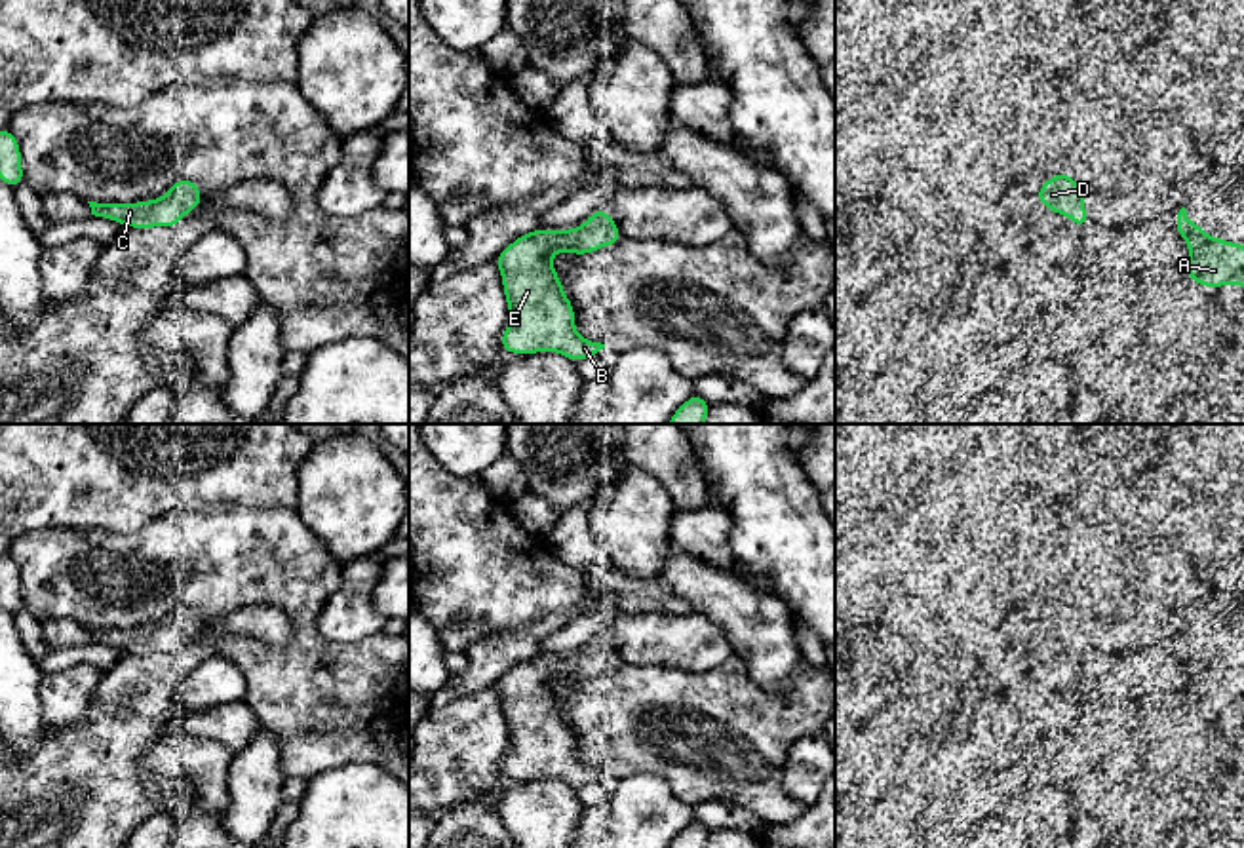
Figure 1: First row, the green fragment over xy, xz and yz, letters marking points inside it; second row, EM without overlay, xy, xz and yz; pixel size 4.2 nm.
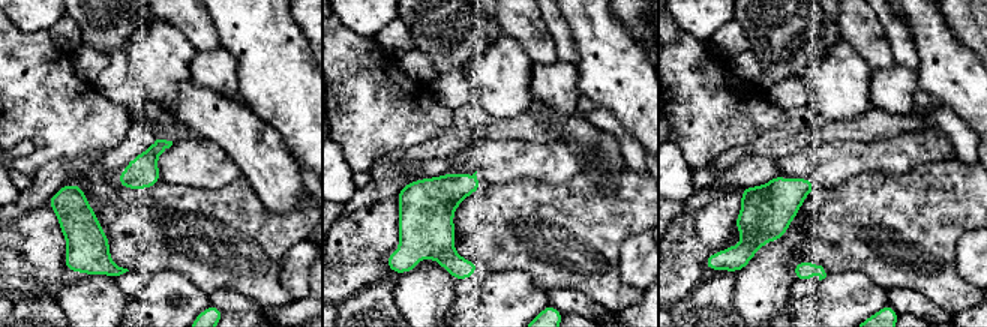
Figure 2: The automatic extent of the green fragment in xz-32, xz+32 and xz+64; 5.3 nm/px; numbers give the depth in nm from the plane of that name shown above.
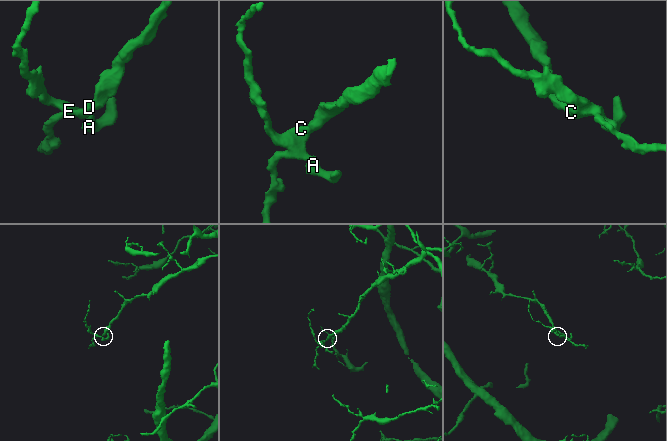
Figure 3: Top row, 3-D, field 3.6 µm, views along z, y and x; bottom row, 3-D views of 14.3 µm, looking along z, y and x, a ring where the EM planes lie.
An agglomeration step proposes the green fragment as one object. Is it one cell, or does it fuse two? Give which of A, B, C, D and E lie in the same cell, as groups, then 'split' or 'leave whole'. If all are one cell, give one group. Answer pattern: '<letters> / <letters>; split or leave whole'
A B C D E; leave whole

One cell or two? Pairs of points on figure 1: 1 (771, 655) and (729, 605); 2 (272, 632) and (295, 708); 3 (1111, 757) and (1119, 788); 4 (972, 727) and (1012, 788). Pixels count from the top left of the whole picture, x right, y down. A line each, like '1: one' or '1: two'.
1: one
2: two
3: two
4: two

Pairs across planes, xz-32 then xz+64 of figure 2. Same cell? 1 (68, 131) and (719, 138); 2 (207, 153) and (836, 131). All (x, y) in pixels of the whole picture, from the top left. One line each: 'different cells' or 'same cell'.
1: same cell
2: different cells

